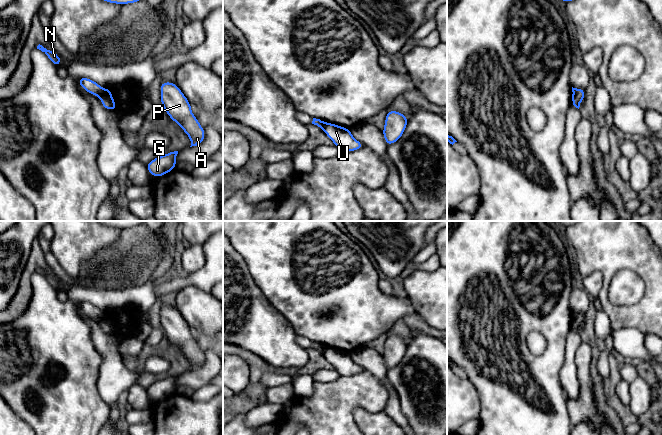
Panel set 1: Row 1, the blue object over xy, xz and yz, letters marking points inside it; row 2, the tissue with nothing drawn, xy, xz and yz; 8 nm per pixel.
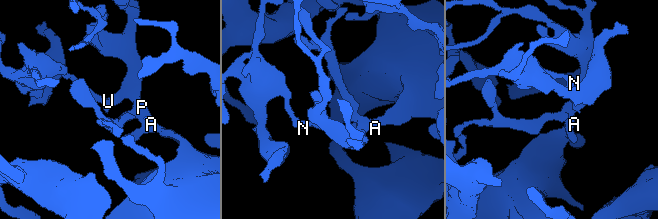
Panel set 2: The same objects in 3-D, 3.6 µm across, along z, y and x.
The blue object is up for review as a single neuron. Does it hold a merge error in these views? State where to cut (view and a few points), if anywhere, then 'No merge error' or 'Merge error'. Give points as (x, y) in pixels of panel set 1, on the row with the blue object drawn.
Split along xy (104, 89), (99, 95). Merge error

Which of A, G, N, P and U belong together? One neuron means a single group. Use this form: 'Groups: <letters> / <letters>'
Groups: A G P U / N

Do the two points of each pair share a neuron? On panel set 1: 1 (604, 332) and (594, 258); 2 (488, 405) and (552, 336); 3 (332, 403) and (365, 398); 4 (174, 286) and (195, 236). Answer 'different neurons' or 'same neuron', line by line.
1: different neurons
2: same neuron
3: same neuron
4: different neurons

